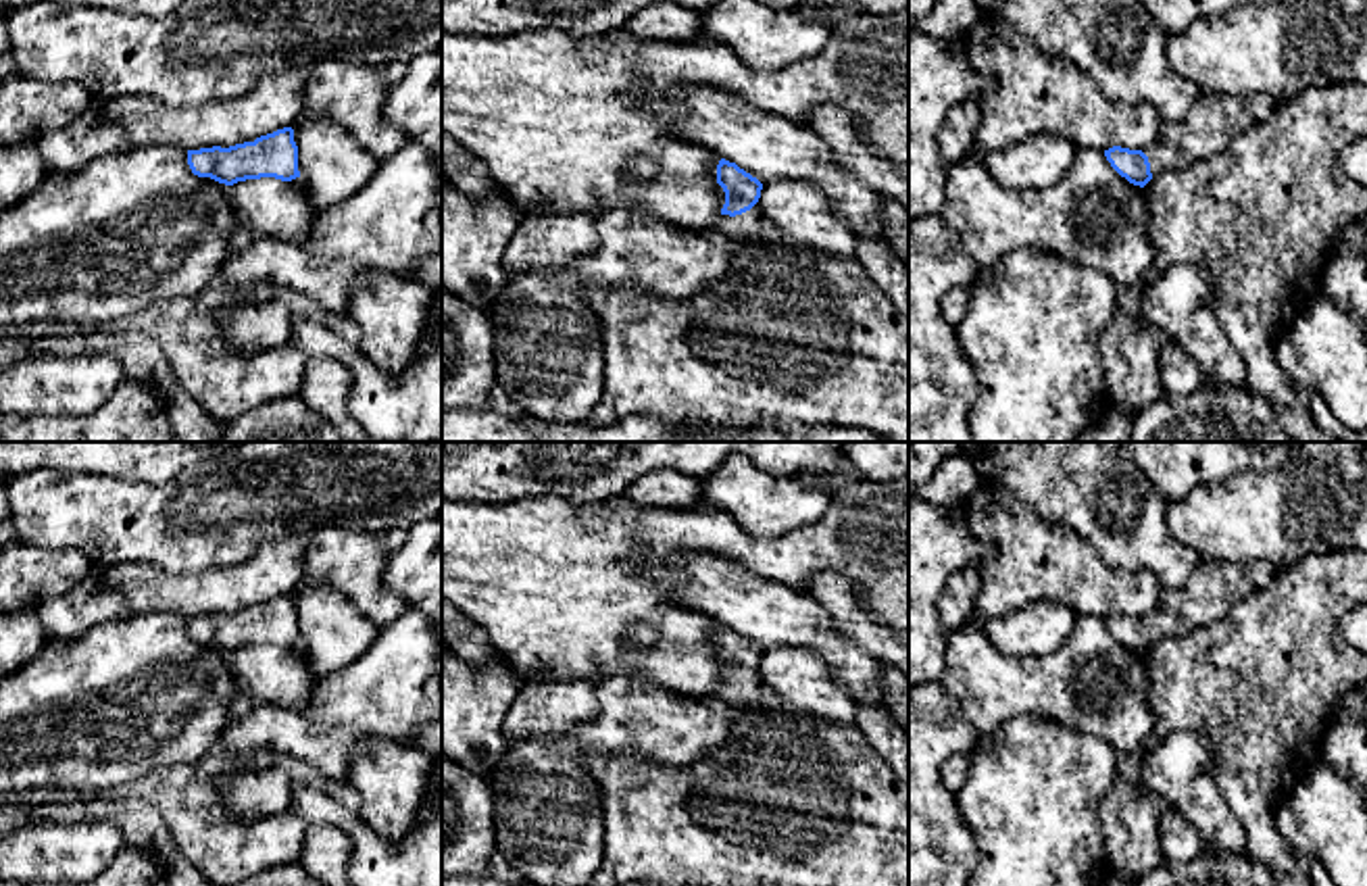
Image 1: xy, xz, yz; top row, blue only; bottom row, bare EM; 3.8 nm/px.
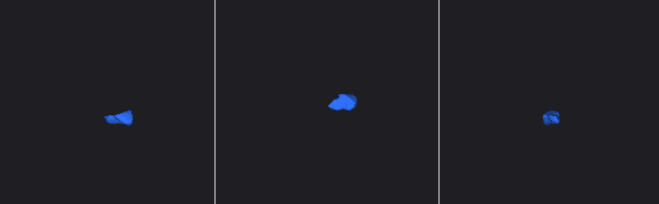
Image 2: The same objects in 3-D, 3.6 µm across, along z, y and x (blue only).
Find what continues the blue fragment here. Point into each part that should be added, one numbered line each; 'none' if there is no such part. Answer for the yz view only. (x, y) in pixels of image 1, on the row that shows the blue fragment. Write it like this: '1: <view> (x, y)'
1: yz (1215, 119)

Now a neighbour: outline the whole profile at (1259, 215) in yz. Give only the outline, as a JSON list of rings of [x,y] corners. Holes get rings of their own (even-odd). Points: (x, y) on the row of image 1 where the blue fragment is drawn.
[[[1332,83],[1307,88],[1279,100],[1277,108],[1236,136],[1229,146],[1204,161],[1163,171],[1144,186],[1150,211],[1148,238],[1154,248],[1152,267],[1165,271],[1177,263],[1204,265],[1215,281],[1219,321],[1246,365],[1246,388],[1263,396],[1294,442],[1350,442],[1325,434],[1313,419],[1304,392],[1275,359],[1277,338],[1321,296],[1325,252],[1344,223],[1367,211],[1367,190],[1342,171],[1340,152],[1367,136],[1367,85]]]

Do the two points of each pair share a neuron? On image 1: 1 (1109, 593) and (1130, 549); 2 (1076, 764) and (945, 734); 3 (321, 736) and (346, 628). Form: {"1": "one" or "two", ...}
{"1": "two", "2": "two", "3": "two"}

